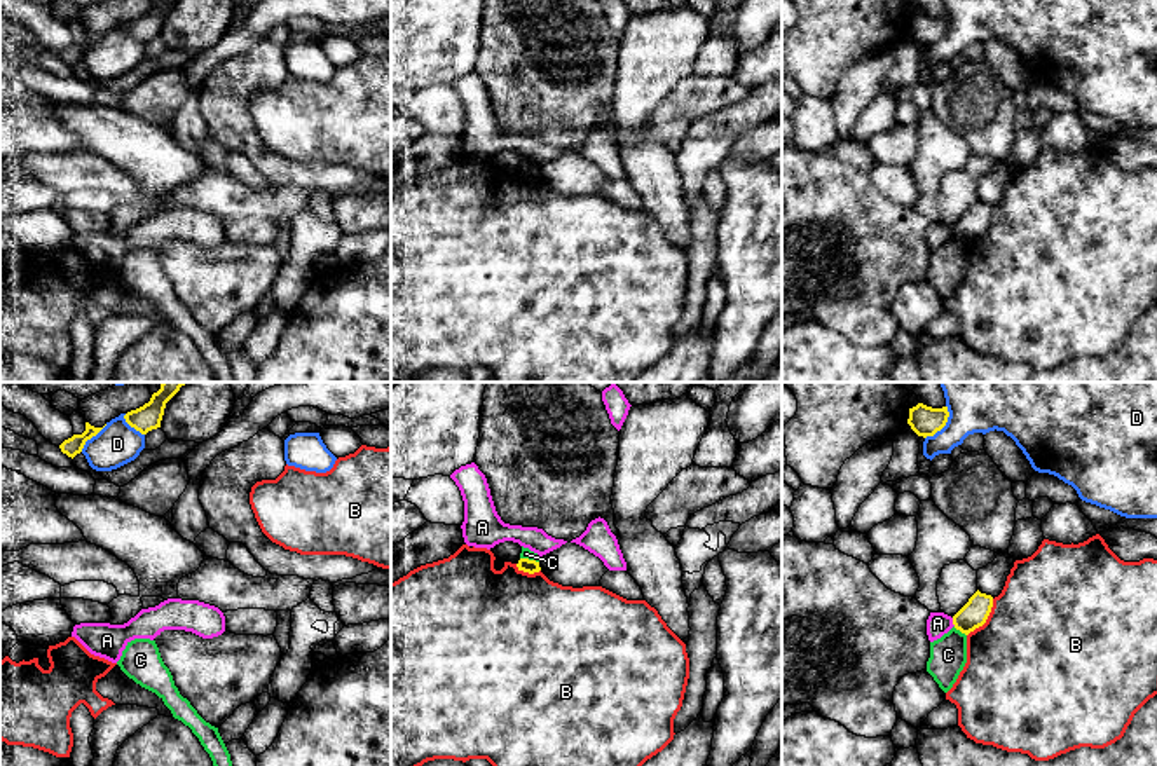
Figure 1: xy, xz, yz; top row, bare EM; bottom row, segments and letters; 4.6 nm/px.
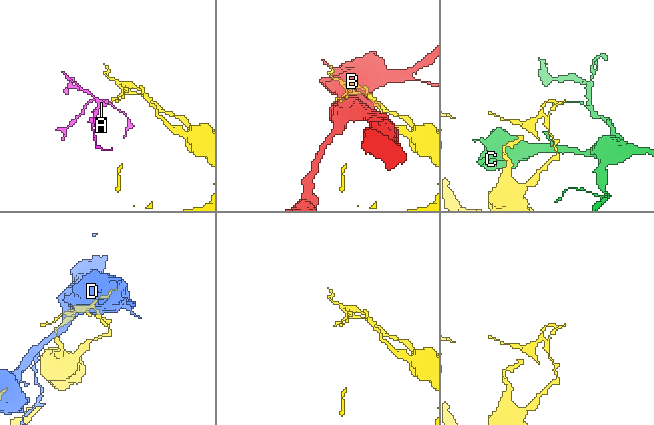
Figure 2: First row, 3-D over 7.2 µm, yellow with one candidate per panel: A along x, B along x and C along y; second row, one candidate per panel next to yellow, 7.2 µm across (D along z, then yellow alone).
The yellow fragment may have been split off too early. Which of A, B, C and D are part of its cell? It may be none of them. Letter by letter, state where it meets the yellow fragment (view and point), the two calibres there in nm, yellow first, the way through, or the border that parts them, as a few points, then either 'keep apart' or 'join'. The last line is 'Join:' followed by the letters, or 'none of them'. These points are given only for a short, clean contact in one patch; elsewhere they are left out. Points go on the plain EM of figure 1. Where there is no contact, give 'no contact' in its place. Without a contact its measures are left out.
A: yz (953, 231) | 120/110 nm | along yz (951, 227), (955, 234) | keep apart
B: yz (986, 227) | 120/500 nm | keep apart
C: yz (960, 239) | 120/180 nm | keep apart
D: yz (944, 34) | 140/190 nm | keep apart
Join: none of them

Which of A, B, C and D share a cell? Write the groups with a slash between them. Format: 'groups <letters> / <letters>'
groups A / B / C / D

